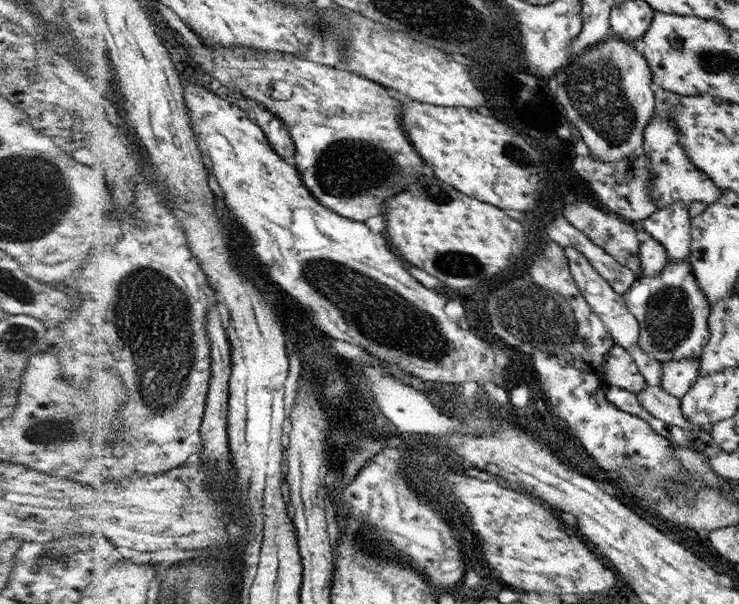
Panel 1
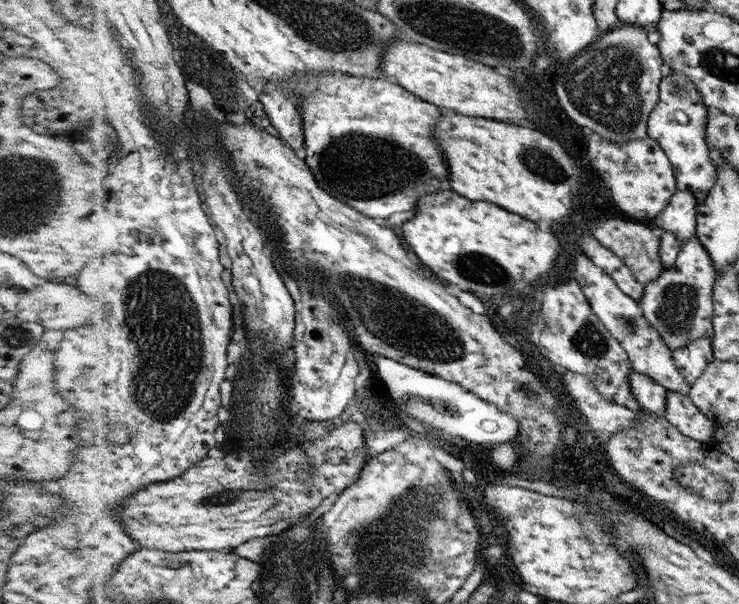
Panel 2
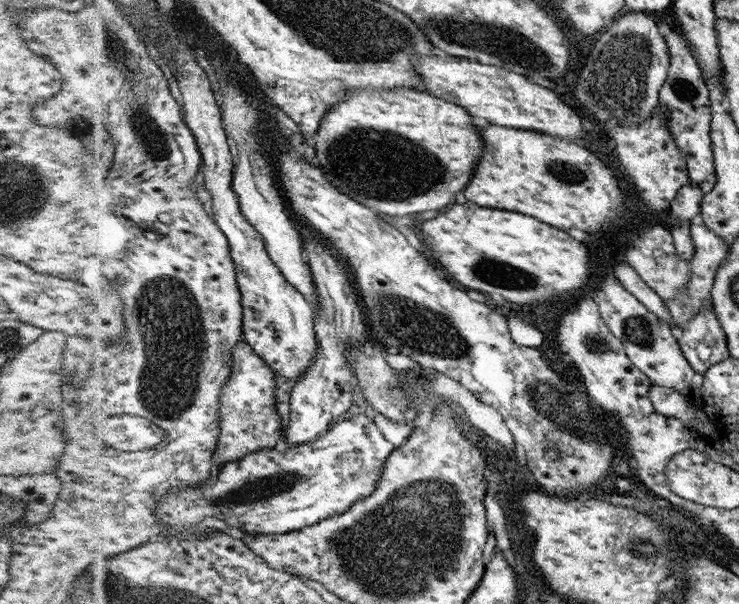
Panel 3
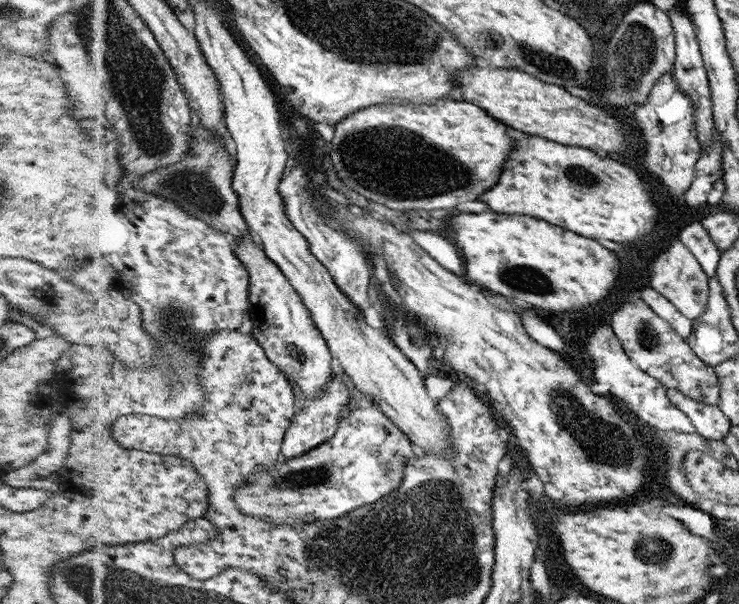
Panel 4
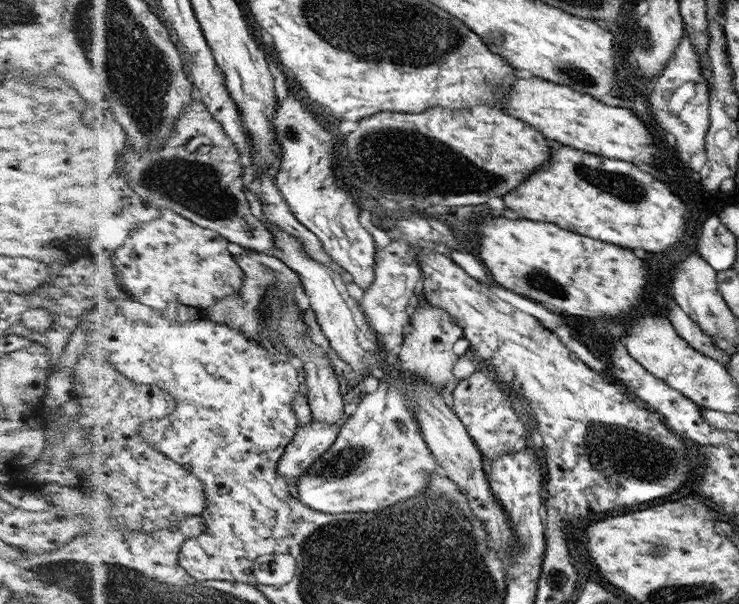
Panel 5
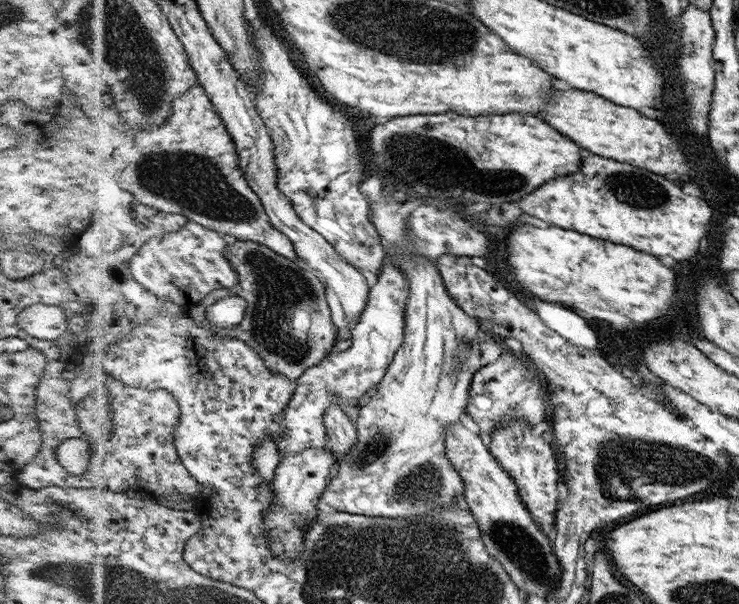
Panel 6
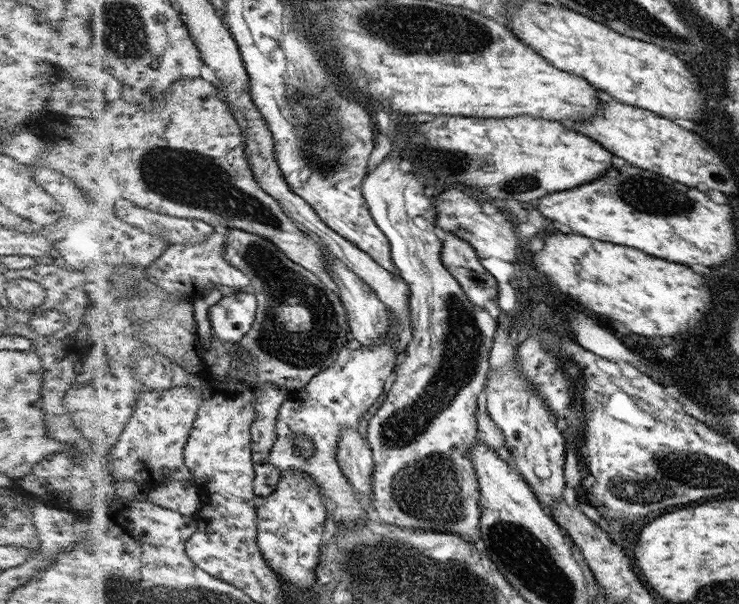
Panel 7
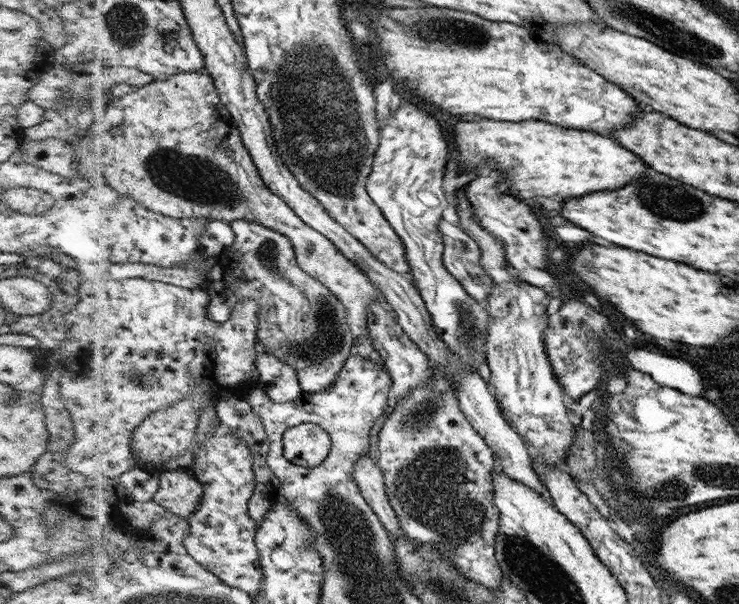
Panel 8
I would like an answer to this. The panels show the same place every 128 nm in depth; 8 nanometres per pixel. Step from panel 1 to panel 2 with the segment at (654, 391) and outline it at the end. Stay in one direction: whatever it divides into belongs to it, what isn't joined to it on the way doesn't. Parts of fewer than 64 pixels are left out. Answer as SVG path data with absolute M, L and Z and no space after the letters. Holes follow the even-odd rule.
M666 391L666 408L662 415L675 426L684 436L694 440L707 442L715 439L716 425L702 414L689 395L683 395L676 391Z

